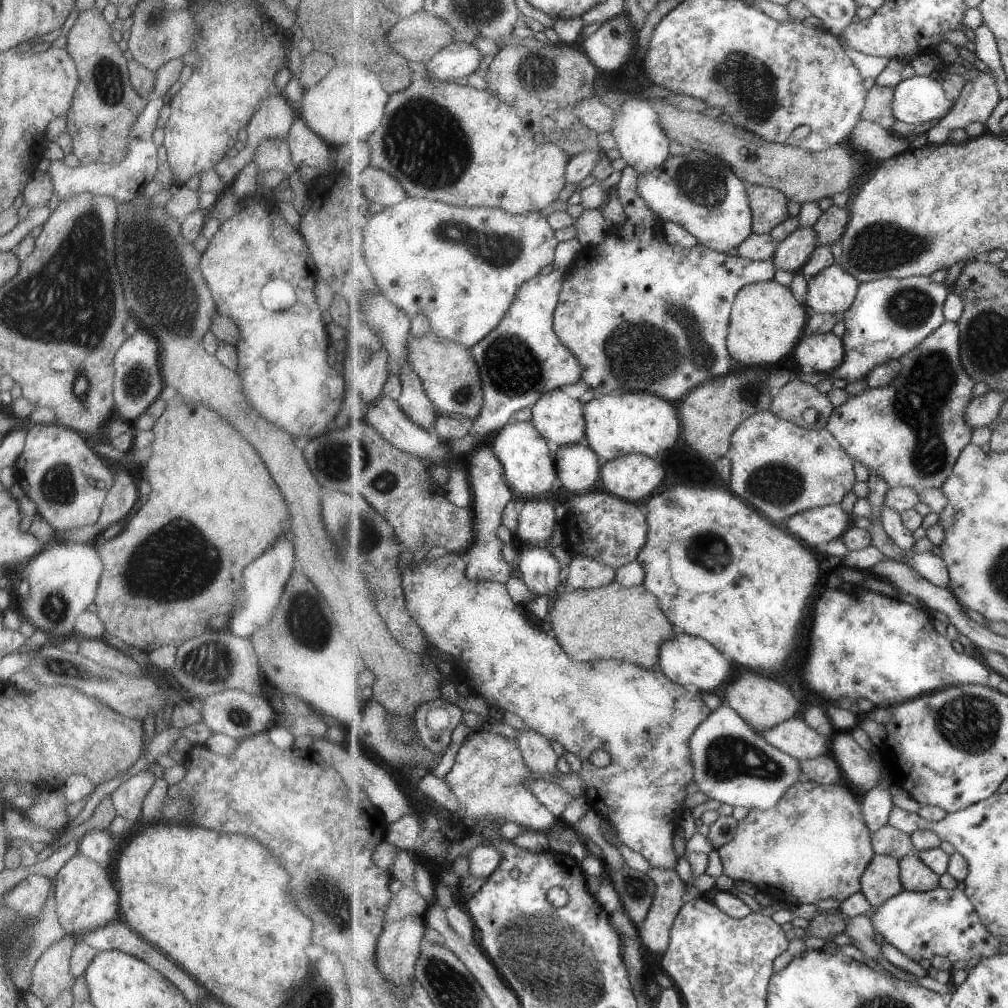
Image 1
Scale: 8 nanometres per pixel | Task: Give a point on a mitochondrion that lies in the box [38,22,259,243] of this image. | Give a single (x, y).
(108, 84)

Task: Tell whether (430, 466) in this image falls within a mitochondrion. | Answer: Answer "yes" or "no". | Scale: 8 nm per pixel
no

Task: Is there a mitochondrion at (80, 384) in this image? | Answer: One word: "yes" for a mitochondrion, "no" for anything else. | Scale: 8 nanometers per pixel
yes

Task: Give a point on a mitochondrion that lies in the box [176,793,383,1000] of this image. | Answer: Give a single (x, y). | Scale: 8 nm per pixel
(330, 896)

